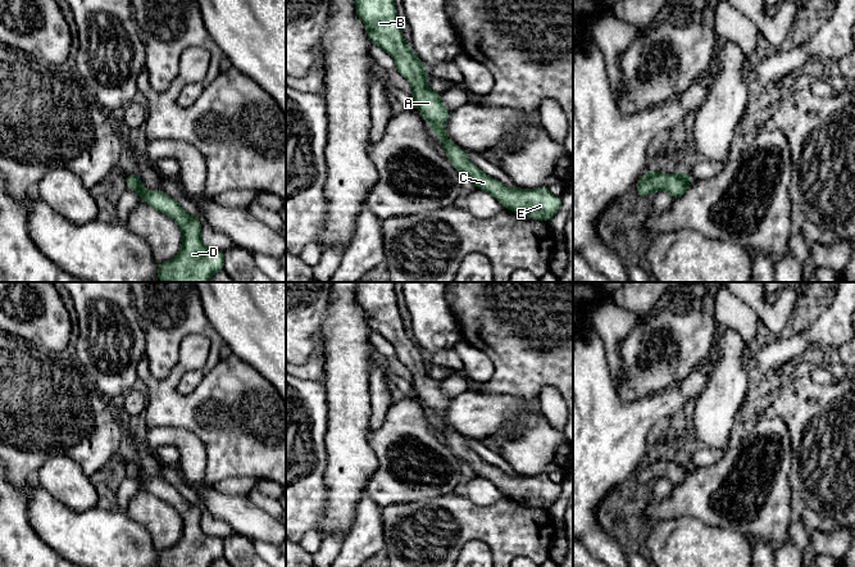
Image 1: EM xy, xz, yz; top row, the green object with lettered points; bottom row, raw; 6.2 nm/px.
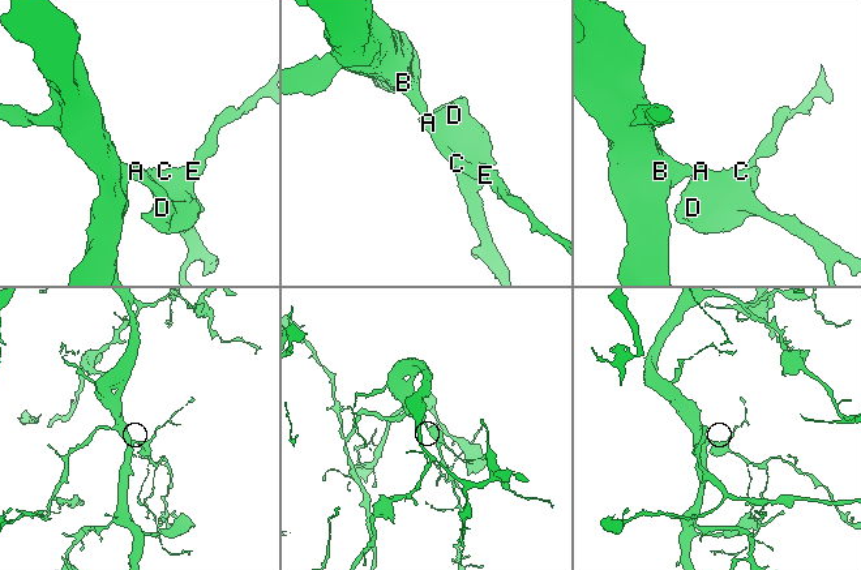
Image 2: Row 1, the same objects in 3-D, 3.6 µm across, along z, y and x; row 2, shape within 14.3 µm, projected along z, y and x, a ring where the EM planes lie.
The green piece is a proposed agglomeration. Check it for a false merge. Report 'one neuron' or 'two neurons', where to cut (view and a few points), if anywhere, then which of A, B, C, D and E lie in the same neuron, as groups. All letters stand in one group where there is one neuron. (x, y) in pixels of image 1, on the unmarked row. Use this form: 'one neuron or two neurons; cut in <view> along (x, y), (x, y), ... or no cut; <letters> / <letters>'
one neuron; no cut; A B C D E

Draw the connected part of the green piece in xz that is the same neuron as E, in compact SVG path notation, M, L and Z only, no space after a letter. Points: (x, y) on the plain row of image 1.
M356 282L355 299L372 331L392 344L395 358L413 375L414 393L444 432L446 445L459 461L468 463L479 477L491 481L505 496L547 509L561 496L561 485L551 481L546 473L508 475L470 450L465 437L446 425L445 414L451 398L442 391L441 381L427 375L427 355L404 327L394 286L395 282Z

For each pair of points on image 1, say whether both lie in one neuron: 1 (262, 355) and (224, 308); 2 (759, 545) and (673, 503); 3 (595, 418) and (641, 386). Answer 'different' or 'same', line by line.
1: same
2: different
3: different

